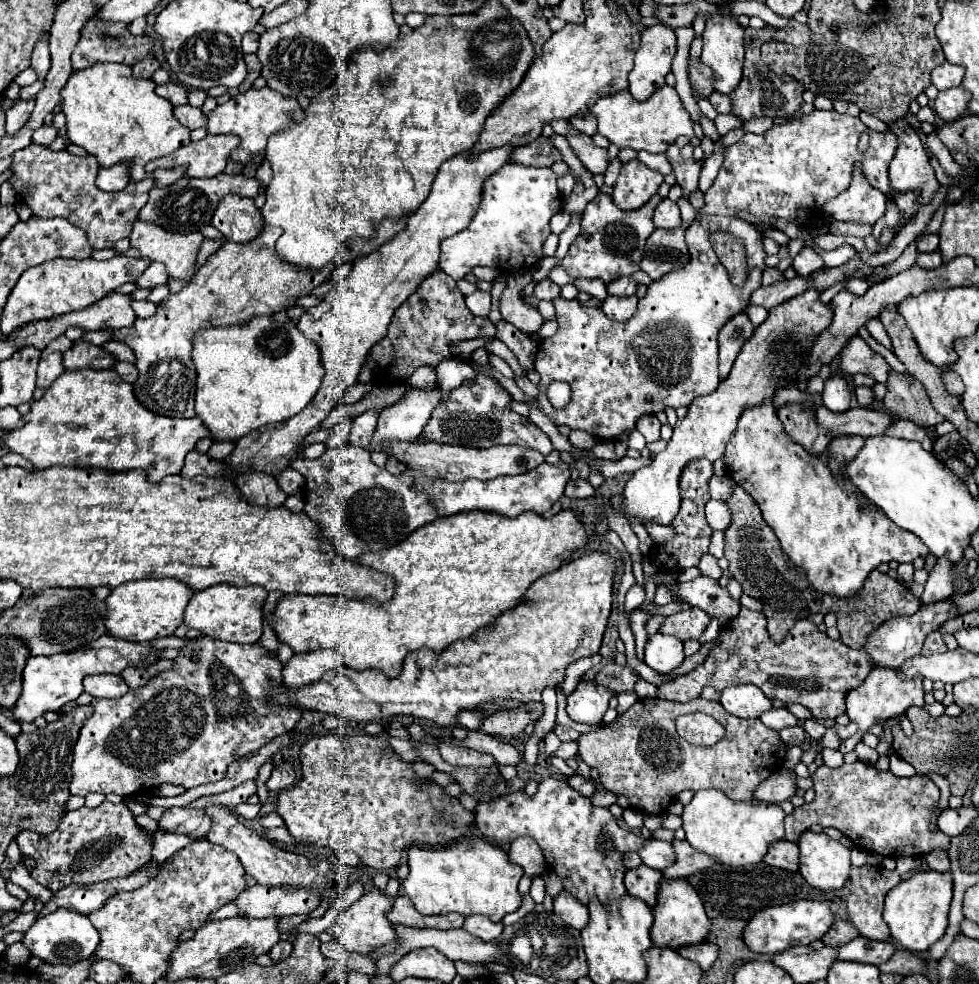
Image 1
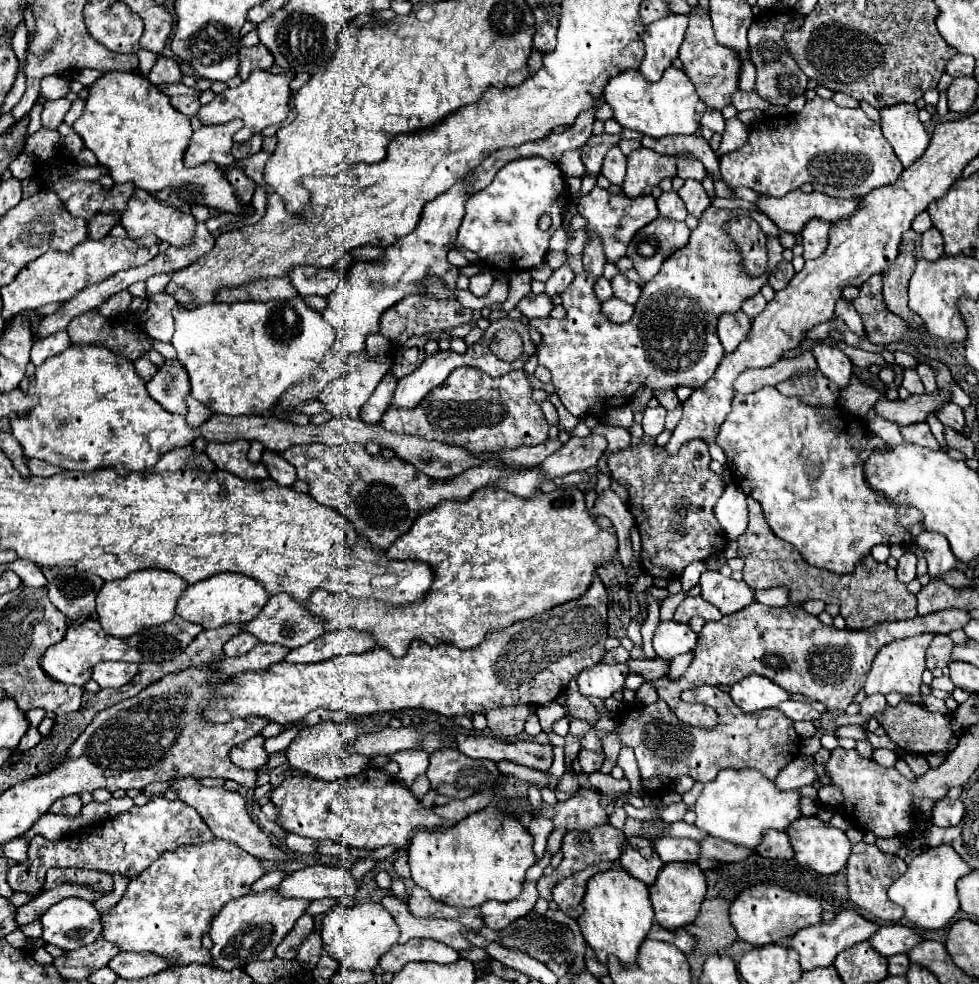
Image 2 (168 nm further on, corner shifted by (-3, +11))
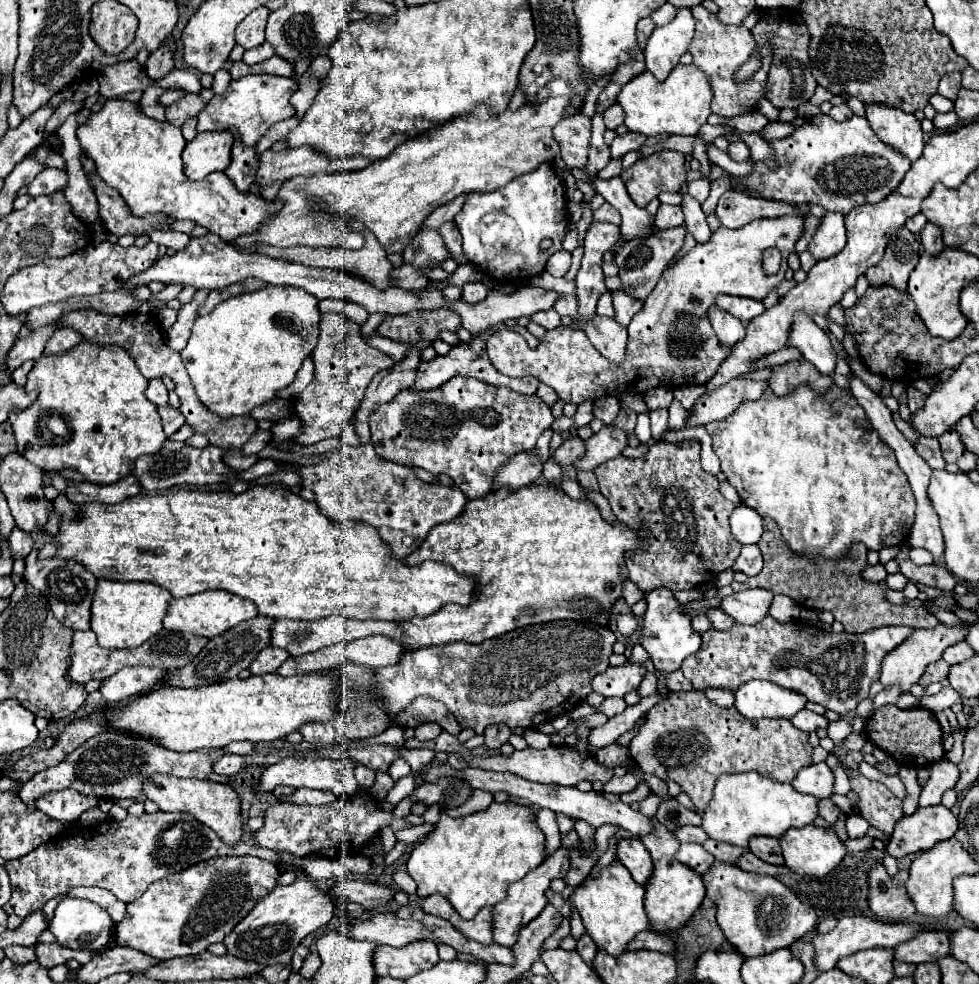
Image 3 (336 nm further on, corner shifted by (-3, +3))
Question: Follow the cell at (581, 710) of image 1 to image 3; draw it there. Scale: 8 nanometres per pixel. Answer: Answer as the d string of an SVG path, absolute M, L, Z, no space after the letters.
M625 662L623 666L617 666L617 668L609 666L605 672L597 674L591 680L591 688L593 692L603 694L605 698L611 698L611 696L623 698L627 692L639 688L645 674L647 670L641 664Z

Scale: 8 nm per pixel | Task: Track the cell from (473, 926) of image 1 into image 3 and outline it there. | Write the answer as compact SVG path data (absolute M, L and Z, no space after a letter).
M559 848L541 866L537 866L533 872L529 872L529 876L525 876L519 882L513 882L509 886L507 898L501 904L493 906L493 920L491 920L491 924L493 924L493 942L497 942L501 946L507 946L507 948L513 948L515 942L519 940L521 928L525 928L545 908L545 904L547 904L545 890L549 888L549 882L553 878L565 878L567 870L569 870L569 850Z

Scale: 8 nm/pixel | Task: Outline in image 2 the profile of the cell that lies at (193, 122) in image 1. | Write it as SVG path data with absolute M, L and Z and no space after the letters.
M173 96L169 102L171 102L171 106L173 106L175 110L183 112L183 114L189 116L189 118L195 116L195 114L199 112L199 108L201 108L197 96Z

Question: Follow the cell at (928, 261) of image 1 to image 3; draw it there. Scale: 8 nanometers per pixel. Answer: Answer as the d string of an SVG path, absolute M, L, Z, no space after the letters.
M925 224L925 228L921 230L921 244L925 248L927 254L941 254L943 252L943 242L941 242L941 230L935 224Z

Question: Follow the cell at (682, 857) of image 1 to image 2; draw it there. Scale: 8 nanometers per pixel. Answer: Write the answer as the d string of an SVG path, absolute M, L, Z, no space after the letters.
M713 836L701 842L701 858L717 858L721 862L743 862L753 856L755 850L741 848L737 844L729 844L725 840L717 840Z

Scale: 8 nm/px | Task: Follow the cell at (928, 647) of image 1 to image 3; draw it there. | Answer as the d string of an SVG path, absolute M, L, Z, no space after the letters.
M937 660L937 662L929 664L929 668L927 668L925 674L921 676L919 684L927 688L931 682L943 682L943 680L947 678L947 674L949 674L949 668L951 668L951 664L945 662L945 660Z

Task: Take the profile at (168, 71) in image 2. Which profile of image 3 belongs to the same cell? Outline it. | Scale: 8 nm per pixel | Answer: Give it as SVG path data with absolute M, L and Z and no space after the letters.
M163 46L157 52L151 52L149 60L145 64L145 70L153 80L159 80L159 78L165 78L167 74L171 74L175 70L175 64L173 64L173 56L171 56L169 48Z

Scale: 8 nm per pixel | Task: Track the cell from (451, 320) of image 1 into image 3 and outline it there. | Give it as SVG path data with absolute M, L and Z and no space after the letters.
M411 312L403 316L387 314L379 324L377 334L397 340L397 342L417 342L417 340L437 340L441 330L457 332L461 320L453 312Z

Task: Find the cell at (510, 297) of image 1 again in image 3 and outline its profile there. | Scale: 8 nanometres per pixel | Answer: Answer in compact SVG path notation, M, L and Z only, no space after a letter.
M551 308L551 310L547 310L547 312L535 312L535 314L531 316L531 320L533 320L535 324L543 326L545 330L551 330L551 328L561 326L561 316L559 316L553 308Z

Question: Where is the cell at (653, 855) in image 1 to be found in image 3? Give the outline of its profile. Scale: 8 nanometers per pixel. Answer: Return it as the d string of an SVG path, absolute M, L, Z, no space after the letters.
M681 844L675 854L675 860L693 868L699 874L703 874L715 862L715 858L705 848L701 848L701 844Z

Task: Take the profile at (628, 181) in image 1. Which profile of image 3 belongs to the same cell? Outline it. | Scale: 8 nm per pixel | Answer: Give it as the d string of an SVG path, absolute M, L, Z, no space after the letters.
M661 150L653 156L637 160L631 168L623 170L623 182L631 200L645 208L659 192L679 192L685 184L685 156L681 152Z

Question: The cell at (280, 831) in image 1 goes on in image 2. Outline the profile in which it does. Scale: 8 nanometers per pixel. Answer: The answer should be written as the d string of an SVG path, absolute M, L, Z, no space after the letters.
M317 840L317 852L323 856L343 856L347 854L347 848L333 840Z

